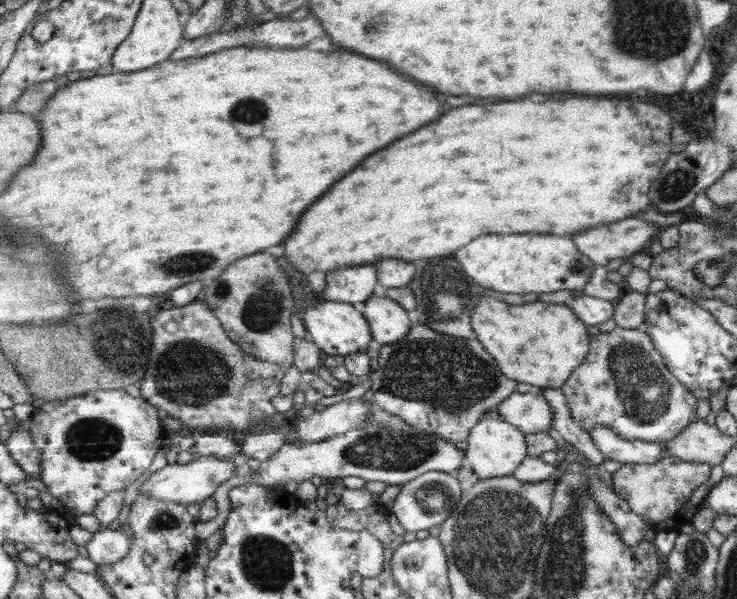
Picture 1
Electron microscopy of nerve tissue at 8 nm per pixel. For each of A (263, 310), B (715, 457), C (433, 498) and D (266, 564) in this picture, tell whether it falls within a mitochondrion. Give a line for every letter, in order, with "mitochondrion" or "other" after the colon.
A: mitochondrion
B: other
C: mitochondrion
D: mitochondrion

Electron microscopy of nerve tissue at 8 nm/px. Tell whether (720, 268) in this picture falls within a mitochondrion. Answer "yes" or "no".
yes

